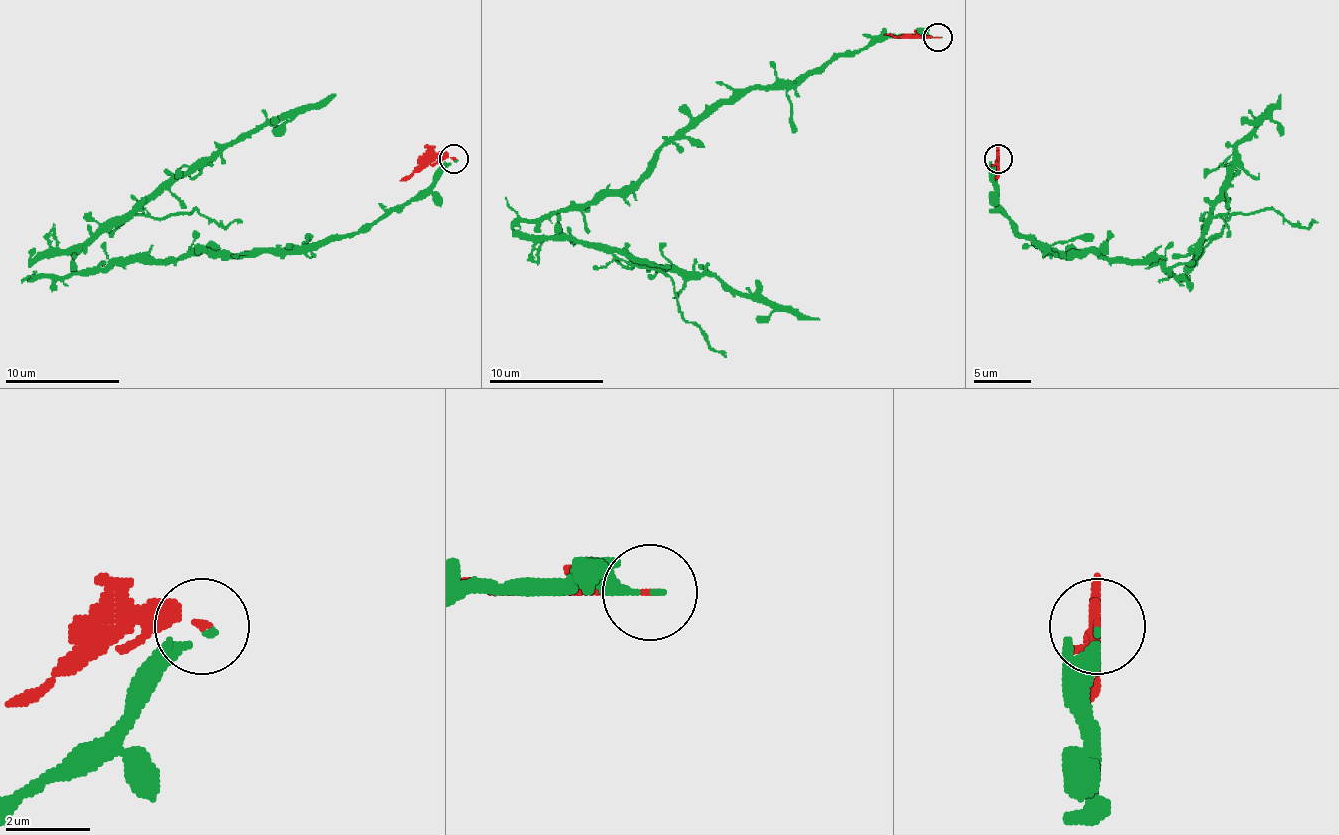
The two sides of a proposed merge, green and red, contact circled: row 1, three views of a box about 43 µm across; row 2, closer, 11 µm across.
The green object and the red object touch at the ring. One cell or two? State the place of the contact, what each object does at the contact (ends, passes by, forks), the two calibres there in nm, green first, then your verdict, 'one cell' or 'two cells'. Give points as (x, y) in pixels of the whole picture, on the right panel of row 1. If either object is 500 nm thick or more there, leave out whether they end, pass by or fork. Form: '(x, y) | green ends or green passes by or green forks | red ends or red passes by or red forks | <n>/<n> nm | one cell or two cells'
(998, 159) | green ends | red ends | 200/240 nm | two cells

